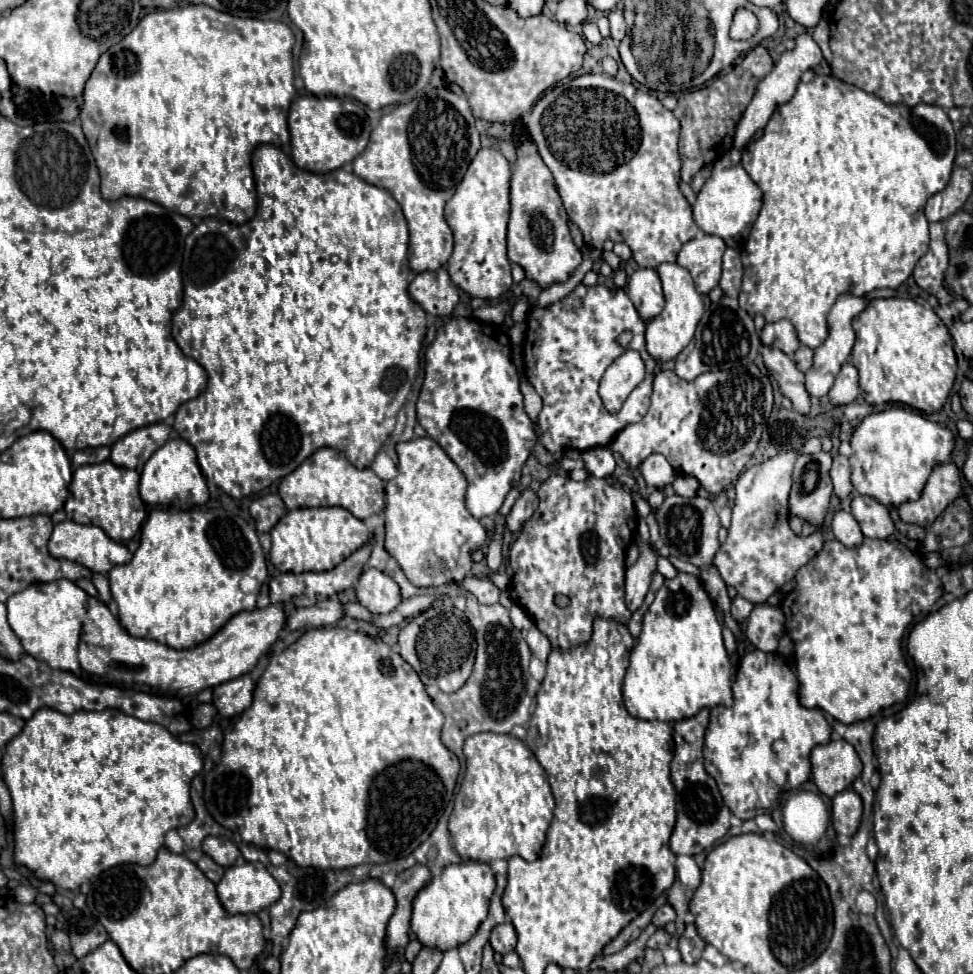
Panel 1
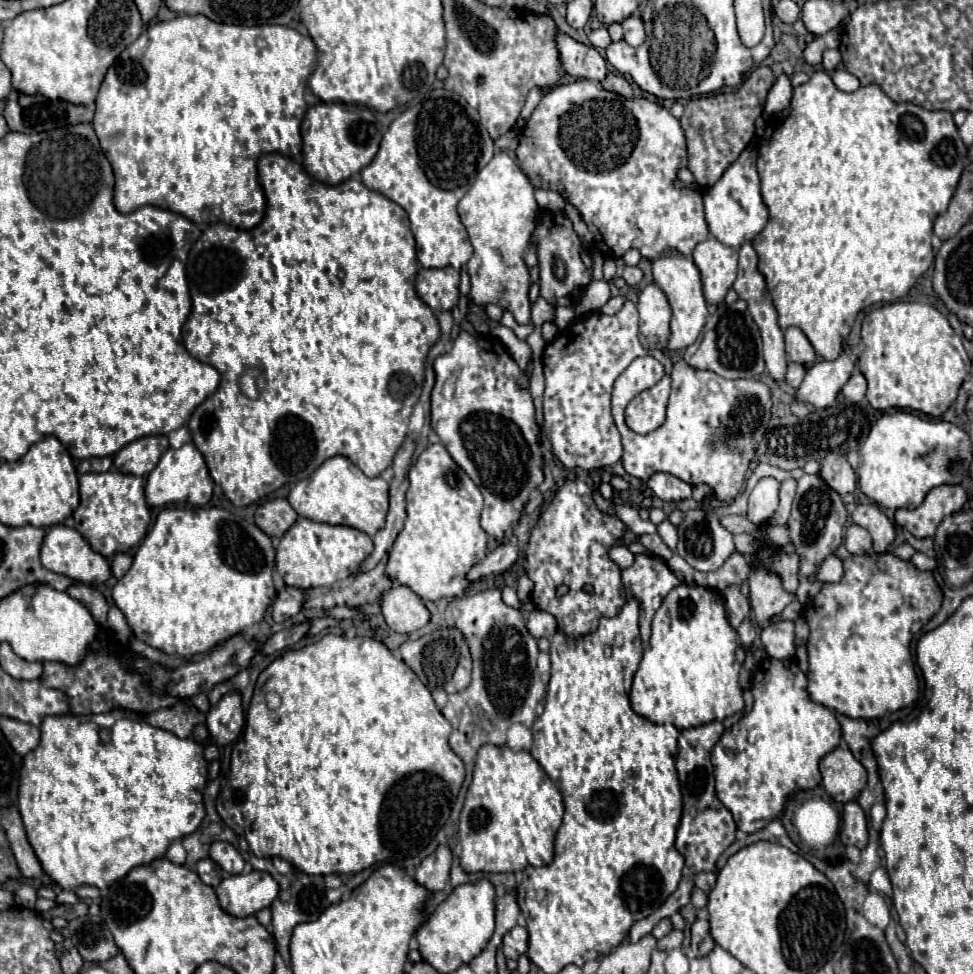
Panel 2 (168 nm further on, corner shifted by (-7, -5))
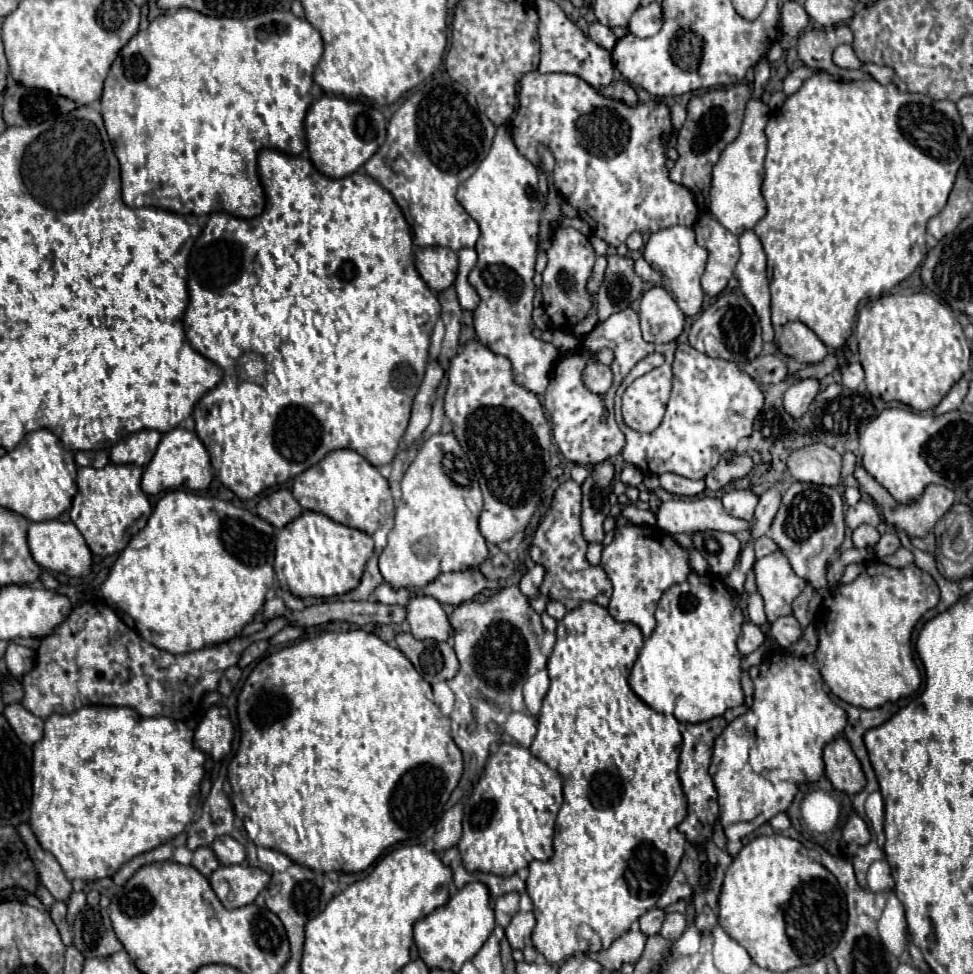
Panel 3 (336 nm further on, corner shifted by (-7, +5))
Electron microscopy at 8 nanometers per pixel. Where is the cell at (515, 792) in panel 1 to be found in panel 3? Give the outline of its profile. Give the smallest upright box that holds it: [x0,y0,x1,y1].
[457,744,563,876]

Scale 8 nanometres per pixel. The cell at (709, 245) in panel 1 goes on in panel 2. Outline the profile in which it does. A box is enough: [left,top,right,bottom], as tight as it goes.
[693,236,737,304]

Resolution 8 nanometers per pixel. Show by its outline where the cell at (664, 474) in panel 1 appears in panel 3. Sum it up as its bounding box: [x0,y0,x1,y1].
[659,474,707,496]

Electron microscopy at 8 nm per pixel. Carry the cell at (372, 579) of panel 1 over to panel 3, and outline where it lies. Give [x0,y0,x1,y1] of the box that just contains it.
[407,596,455,642]

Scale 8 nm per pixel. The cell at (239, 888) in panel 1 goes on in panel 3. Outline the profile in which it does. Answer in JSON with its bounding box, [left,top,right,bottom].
[209,866,271,908]

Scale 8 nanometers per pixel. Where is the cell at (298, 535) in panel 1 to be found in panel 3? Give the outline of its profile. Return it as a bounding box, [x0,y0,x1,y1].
[275,512,373,598]

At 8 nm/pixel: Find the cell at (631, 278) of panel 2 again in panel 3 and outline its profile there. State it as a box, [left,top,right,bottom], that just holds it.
[635,258,663,286]

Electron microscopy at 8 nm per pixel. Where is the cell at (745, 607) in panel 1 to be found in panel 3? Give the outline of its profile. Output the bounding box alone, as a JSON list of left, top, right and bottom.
[737,622,765,656]

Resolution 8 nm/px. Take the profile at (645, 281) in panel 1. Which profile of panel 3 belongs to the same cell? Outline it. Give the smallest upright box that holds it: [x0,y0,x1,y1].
[641,286,685,344]

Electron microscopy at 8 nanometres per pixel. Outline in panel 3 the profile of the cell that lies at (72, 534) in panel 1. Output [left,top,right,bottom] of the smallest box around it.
[27,520,91,576]

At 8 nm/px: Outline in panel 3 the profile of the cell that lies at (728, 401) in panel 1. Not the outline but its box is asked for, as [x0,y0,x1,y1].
[619,342,763,478]

